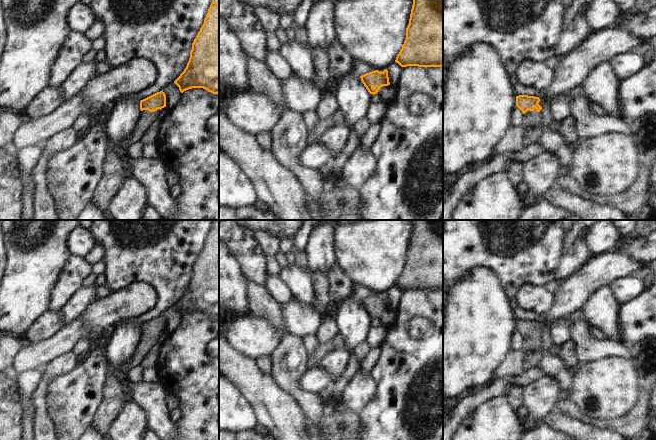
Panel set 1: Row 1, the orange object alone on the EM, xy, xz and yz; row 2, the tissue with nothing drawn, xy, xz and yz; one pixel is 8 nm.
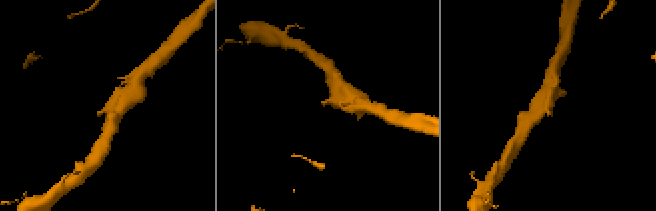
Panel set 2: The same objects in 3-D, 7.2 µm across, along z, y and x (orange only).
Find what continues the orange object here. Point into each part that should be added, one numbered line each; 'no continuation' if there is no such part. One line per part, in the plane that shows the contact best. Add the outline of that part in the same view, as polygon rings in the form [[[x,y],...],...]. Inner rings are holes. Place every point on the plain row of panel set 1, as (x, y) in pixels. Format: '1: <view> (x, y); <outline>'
1: yz (531, 342); [[[535,331],[533,335],[527,335],[524,338],[523,352],[534,350],[542,347],[542,334],[536,335]]]

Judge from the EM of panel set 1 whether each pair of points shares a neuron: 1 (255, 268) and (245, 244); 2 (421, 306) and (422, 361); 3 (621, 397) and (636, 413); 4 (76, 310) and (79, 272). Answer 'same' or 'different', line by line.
1: same
2: same
3: different
4: different

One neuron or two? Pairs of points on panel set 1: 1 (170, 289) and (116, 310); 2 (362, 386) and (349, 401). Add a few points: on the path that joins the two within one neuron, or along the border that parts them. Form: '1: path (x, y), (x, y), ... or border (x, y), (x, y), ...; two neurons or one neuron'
1: border (136, 281), (157, 295), (144, 314); two neurons
2: path (359, 390), (353, 397); one neuron

